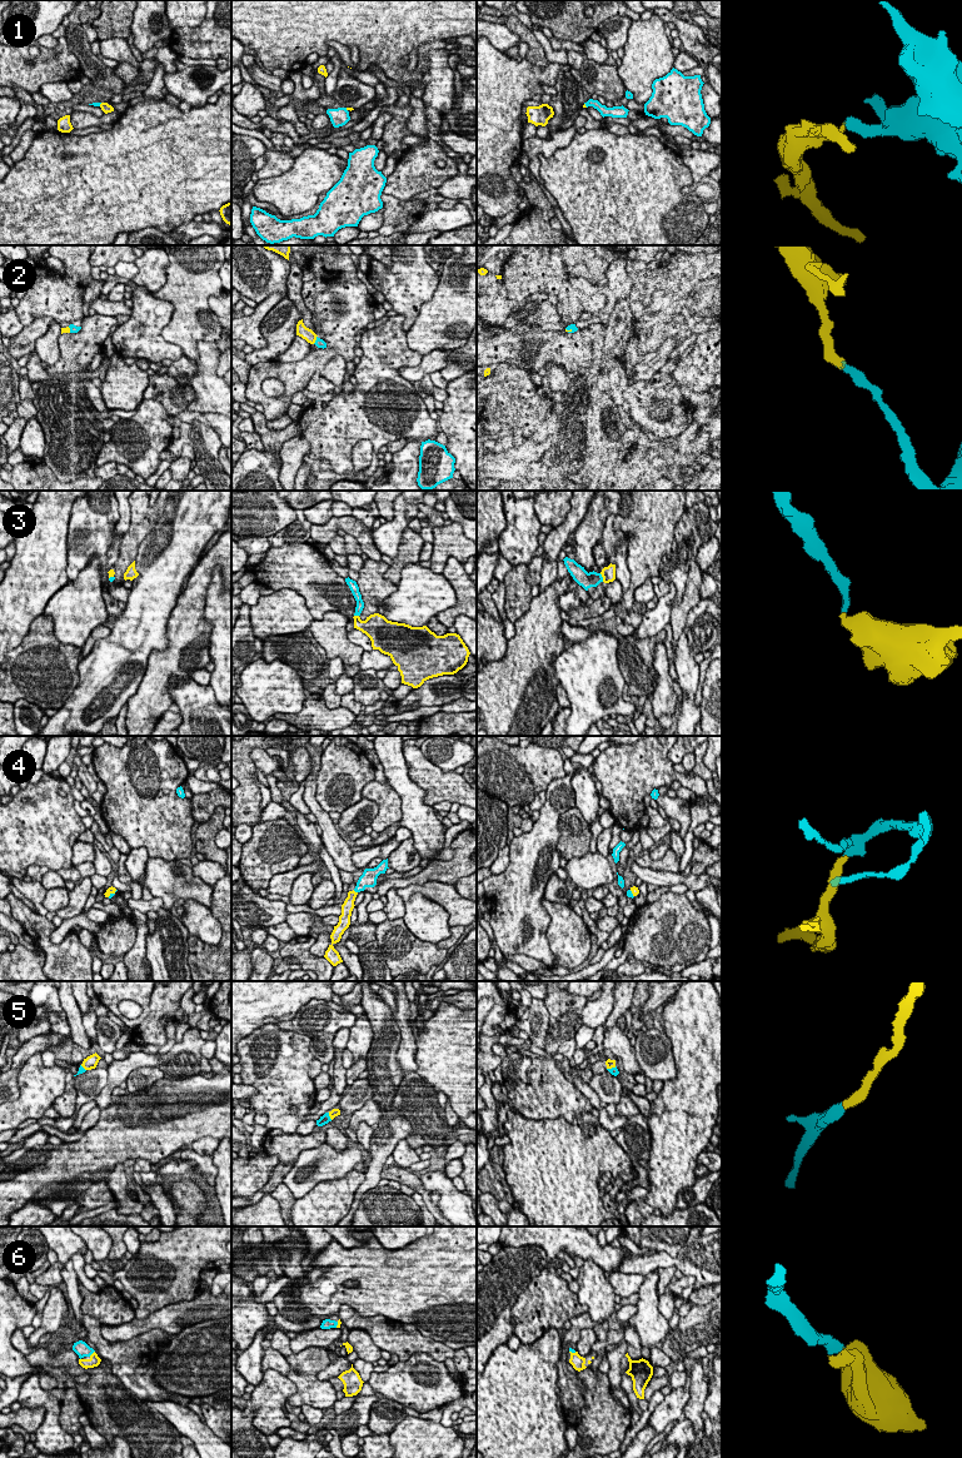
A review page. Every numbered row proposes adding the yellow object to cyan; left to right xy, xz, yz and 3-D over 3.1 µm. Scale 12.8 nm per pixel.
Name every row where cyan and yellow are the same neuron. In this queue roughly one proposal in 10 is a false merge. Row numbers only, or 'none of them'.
2, 4, 5, 6

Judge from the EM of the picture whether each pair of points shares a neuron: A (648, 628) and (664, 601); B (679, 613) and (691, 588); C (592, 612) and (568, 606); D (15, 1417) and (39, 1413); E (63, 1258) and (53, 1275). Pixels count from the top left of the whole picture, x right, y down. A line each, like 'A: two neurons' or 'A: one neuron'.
A: one neuron
B: one neuron
C: one neuron
D: one neuron
E: two neurons

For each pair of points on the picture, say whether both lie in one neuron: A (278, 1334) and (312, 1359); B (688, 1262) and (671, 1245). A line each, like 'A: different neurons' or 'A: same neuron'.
A: same neuron
B: different neurons

